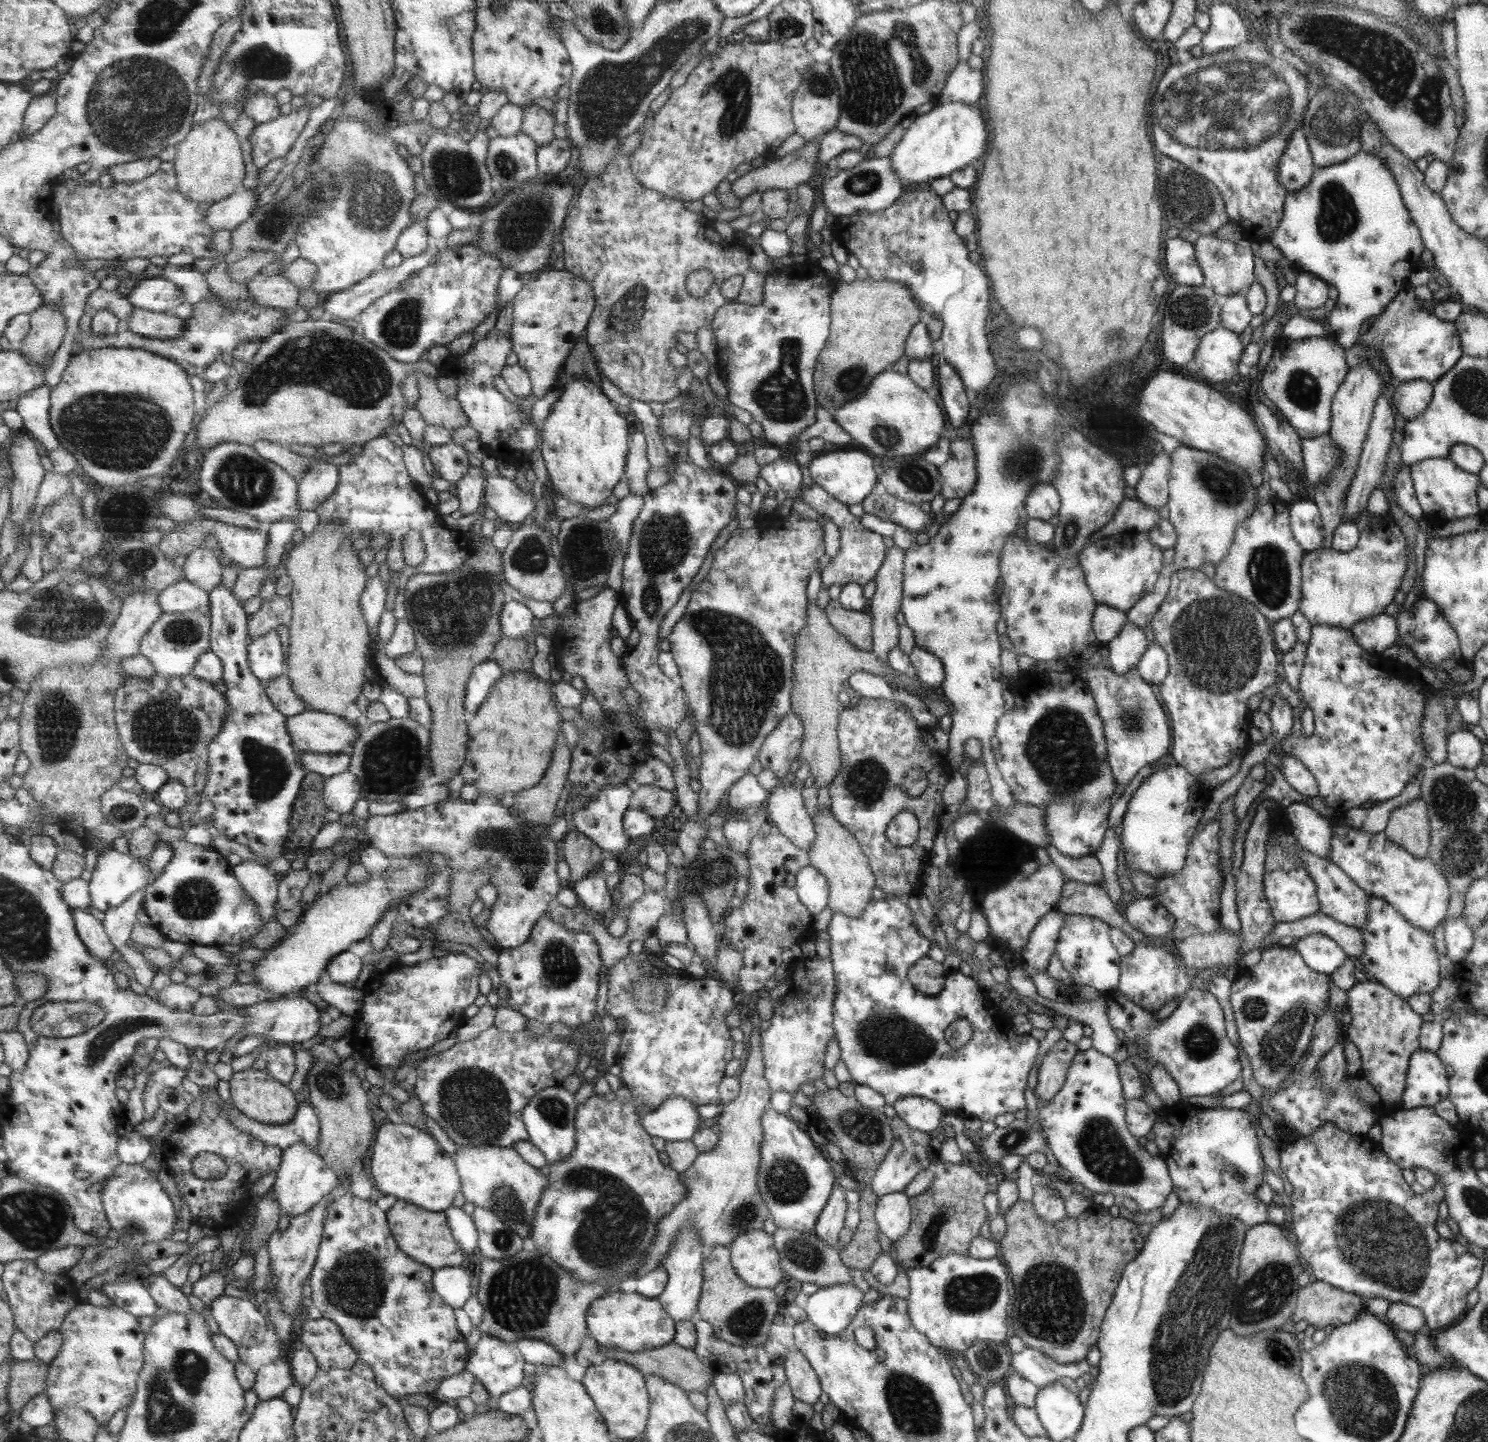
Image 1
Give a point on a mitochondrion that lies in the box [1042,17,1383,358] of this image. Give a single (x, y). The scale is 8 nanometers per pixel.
(1234, 103)

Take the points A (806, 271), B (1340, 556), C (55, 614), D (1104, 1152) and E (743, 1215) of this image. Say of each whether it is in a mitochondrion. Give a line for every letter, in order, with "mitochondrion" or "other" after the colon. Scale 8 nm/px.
A: other
B: other
C: mitochondrion
D: mitochondrion
E: mitochondrion

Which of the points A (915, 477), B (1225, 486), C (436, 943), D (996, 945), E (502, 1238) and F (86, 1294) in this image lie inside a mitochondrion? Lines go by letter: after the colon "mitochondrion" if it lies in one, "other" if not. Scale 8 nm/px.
A: mitochondrion
B: mitochondrion
C: other
D: other
E: mitochondrion
F: other

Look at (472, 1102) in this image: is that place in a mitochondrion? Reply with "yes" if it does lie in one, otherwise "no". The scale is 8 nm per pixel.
yes

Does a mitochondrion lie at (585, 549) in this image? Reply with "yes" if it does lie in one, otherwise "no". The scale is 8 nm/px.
yes

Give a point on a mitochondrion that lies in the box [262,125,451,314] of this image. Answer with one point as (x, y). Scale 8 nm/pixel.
(374, 196)

